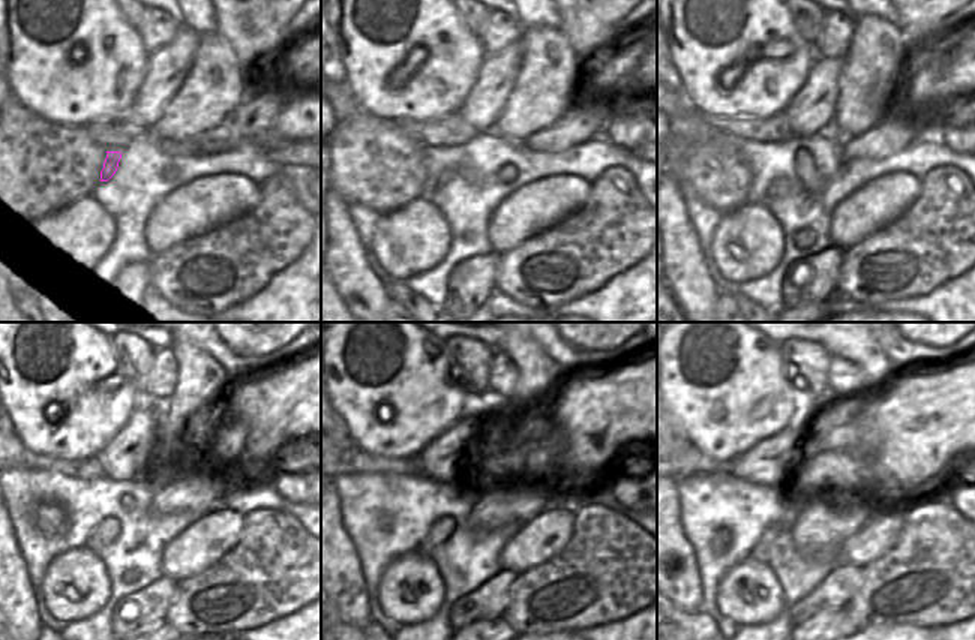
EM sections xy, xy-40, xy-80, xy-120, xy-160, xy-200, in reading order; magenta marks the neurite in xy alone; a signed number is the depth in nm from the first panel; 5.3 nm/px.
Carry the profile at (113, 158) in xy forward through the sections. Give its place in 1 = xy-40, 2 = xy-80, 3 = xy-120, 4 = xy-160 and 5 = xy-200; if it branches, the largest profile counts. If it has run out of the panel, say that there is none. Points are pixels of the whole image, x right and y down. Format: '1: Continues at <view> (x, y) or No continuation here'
1: Continues at xy-40 (446, 177)
2: Continues at xy-80 (780, 188)
3: Continues at xy-120 (107, 531)
4: Continues at xy-160 (441, 531)
5: Continues at xy-200 (761, 552).

